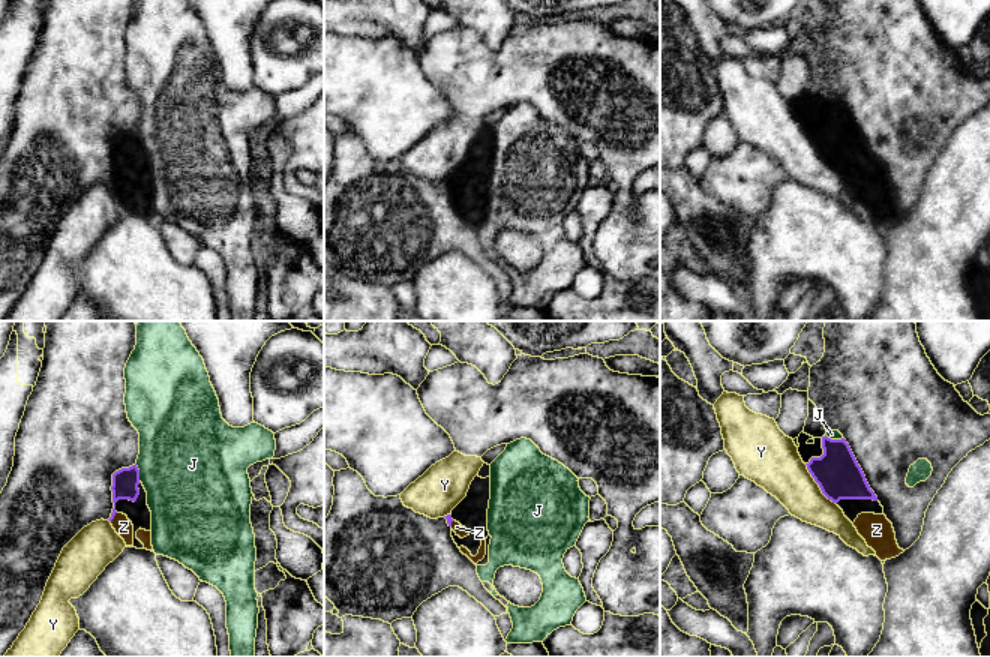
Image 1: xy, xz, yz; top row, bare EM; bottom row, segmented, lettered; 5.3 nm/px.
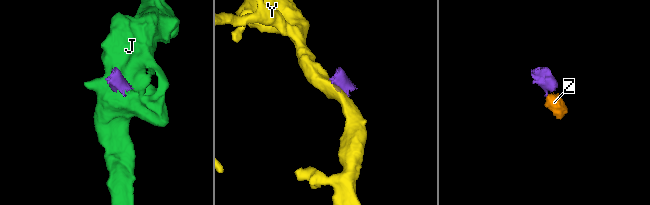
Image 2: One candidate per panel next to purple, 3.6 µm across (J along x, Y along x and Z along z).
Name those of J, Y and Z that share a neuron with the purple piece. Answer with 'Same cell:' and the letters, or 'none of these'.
Same cell: Z

